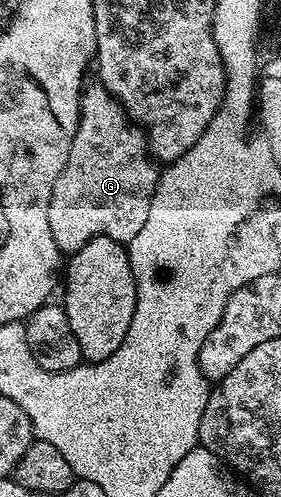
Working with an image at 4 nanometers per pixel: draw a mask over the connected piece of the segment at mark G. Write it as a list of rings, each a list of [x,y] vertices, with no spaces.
[[[96,81],[90,83],[90,87],[88,84],[81,92],[81,116],[77,121],[77,132],[67,153],[67,165],[63,165],[63,173],[55,177],[47,209],[51,237],[62,253],[83,249],[87,241],[100,235],[128,245],[135,233],[139,233],[139,229],[143,229],[147,222],[147,209],[151,205],[151,197],[159,178],[159,167],[147,150],[144,131],[125,114],[121,104],[107,88]]]

